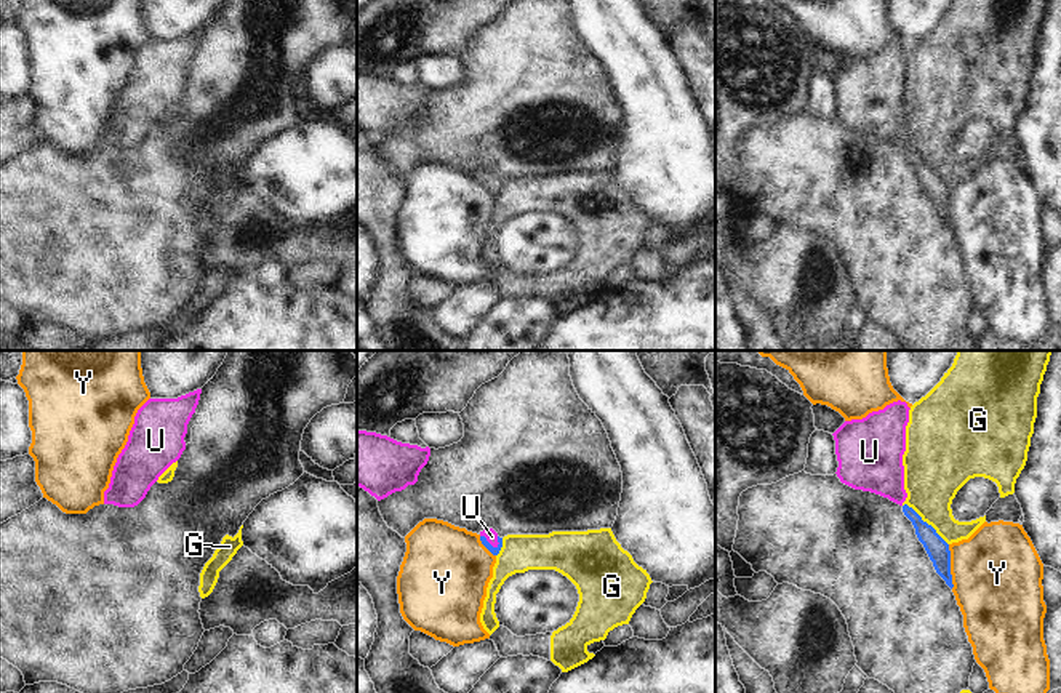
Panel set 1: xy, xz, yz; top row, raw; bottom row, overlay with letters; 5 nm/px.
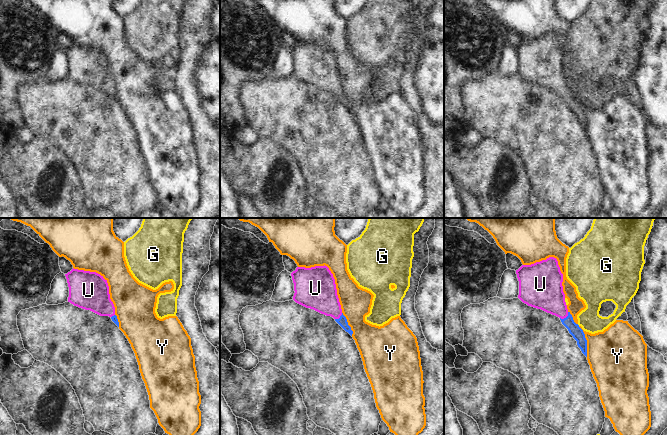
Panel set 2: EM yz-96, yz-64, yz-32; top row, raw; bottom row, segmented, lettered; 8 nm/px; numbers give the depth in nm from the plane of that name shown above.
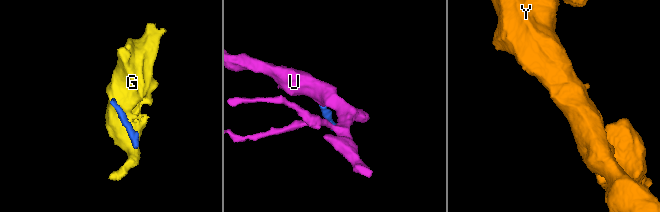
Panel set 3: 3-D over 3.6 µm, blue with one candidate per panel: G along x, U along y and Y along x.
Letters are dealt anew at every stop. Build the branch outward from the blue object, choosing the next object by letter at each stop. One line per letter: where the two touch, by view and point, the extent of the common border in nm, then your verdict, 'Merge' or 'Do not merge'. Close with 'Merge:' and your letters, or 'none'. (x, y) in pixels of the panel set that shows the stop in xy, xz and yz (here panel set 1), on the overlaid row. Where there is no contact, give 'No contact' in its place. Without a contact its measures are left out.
G: Touches blue at yz (925, 522). Shared border 300 nm. Do not merge
U: Touches blue at xz (488, 543). Shared border 110 nm. Merge
Y: Touches blue at yz (949, 567). Shared border 220 nm. Do not merge
Merge: U.

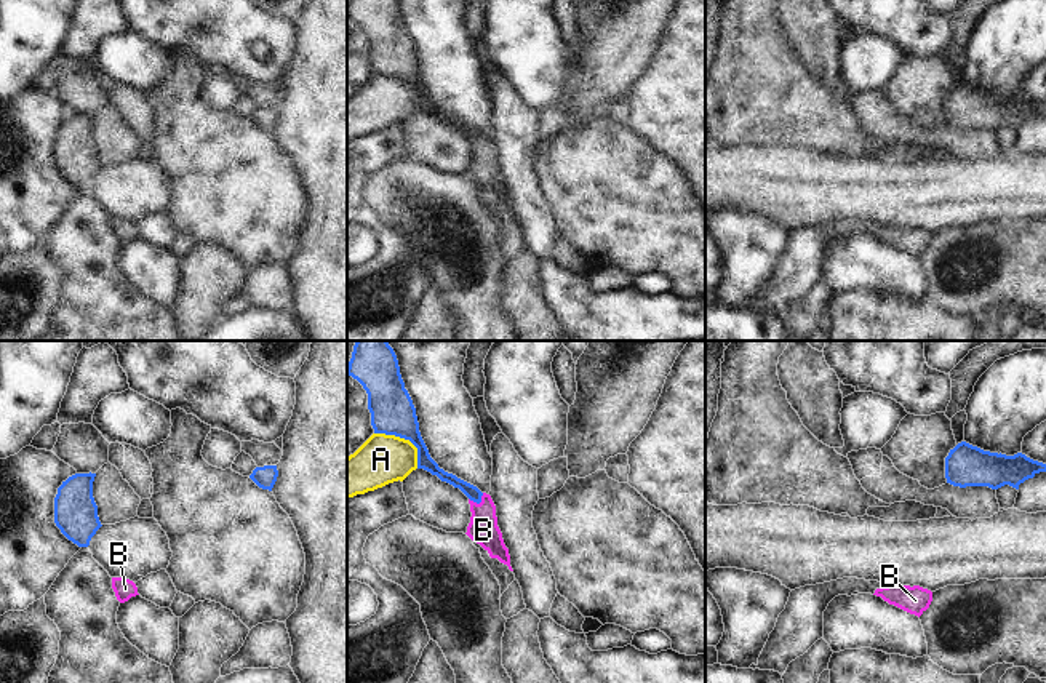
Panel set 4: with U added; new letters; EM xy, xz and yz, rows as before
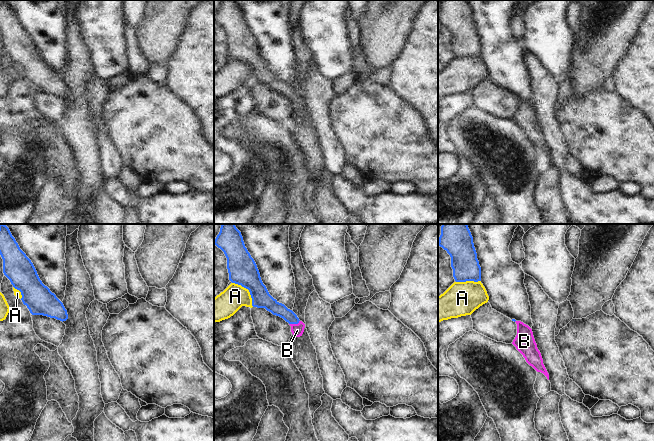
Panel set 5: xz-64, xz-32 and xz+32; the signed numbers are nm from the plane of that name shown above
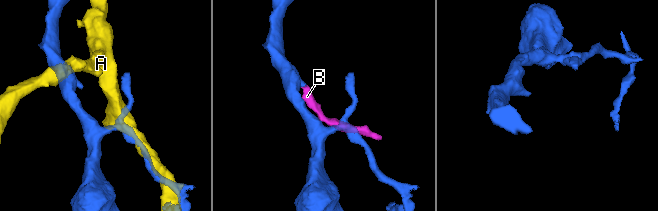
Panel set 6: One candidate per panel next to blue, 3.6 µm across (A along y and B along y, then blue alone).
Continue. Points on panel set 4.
A: Touches blue at xz (405, 439). Shared border 280 nm. Do not merge
B: Touches blue at xz (479, 503). Shared border 90 nm. Merge
Merge: B.

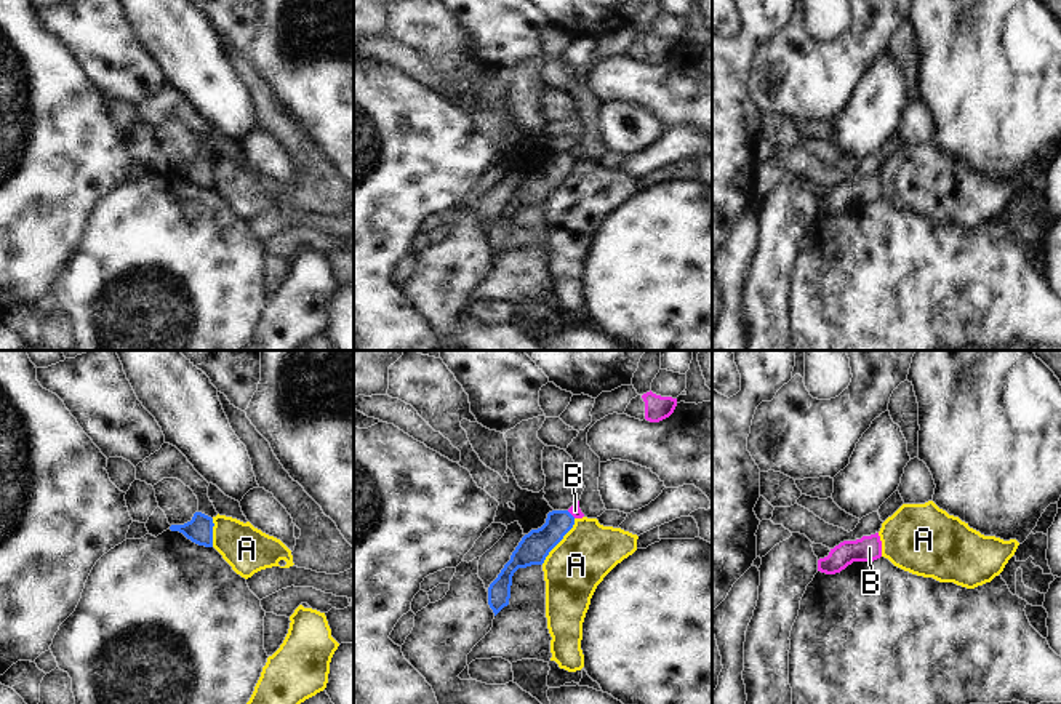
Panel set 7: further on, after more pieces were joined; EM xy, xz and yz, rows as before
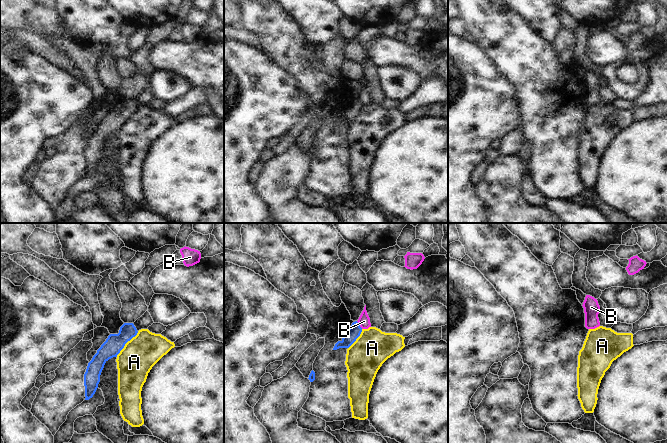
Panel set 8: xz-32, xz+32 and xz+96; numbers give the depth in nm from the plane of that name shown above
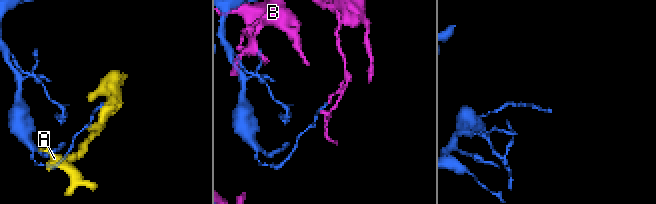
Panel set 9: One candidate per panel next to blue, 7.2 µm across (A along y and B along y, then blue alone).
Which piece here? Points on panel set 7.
A: Touches blue at xz (560, 540). Shared border 280 nm. Do not merge
B: Touches blue at xz (570, 514). Shared border 60 nm. Do not merge
Merge: none.

